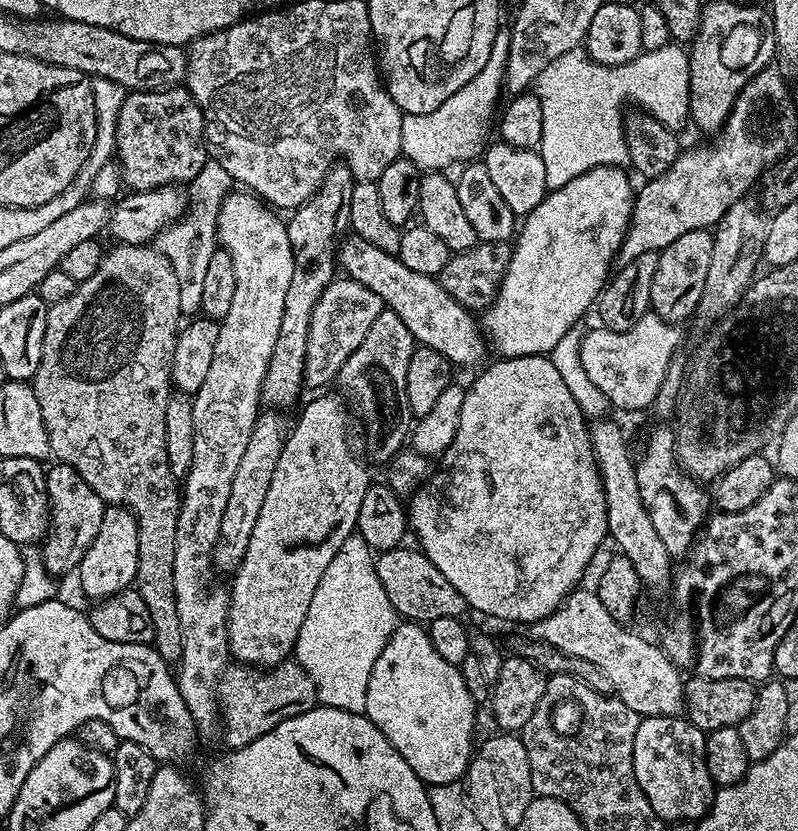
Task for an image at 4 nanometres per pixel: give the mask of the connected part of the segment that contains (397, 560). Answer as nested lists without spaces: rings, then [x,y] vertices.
[[[401,546],[389,552],[379,553],[375,557],[376,573],[382,582],[382,590],[386,590],[386,598],[390,598],[396,613],[408,622],[463,617],[463,612],[467,613],[469,607],[462,594],[458,594],[458,590],[454,590],[454,586],[446,582],[442,570],[438,570],[438,566],[430,562],[430,558],[426,558],[423,552],[415,547],[408,547]]]

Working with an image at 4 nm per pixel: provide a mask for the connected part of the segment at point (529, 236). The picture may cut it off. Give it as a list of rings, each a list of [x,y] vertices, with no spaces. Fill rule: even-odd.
[[[611,164],[610,166],[598,166],[597,168],[586,170],[586,174],[580,174],[578,178],[572,178],[566,186],[551,189],[548,195],[544,197],[544,200],[538,202],[538,206],[534,206],[534,210],[528,216],[523,217],[522,223],[515,233],[514,243],[511,245],[512,257],[510,258],[505,276],[501,280],[496,299],[482,312],[482,331],[486,337],[487,343],[491,345],[491,347],[493,344],[493,346],[500,351],[497,353],[499,353],[501,357],[542,356],[551,354],[554,350],[554,346],[558,346],[558,341],[562,339],[562,334],[566,334],[570,329],[577,327],[577,325],[581,323],[580,319],[587,314],[588,307],[590,307],[591,304],[593,307],[593,305],[599,301],[600,294],[604,290],[604,285],[607,284],[610,279],[610,273],[614,268],[614,261],[617,259],[622,242],[626,238],[626,230],[628,229],[630,218],[632,217],[634,184],[632,188],[632,184],[628,181],[628,176],[624,171],[625,169],[623,167],[615,164]]]

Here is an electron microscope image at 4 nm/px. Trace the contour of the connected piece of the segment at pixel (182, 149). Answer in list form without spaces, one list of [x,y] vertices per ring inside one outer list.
[[[177,86],[157,92],[129,91],[120,111],[115,159],[120,165],[125,185],[133,192],[176,186],[181,183],[179,180],[192,181],[210,159],[210,153],[206,147],[204,112],[196,105],[196,99],[190,95],[187,87]]]

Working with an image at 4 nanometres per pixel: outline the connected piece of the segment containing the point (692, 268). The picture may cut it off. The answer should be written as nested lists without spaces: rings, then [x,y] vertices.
[[[707,228],[690,230],[670,246],[659,249],[658,270],[654,270],[654,286],[650,286],[651,311],[679,325],[687,316],[697,315],[702,290],[706,290],[706,273],[710,270],[710,250],[714,250],[712,232]]]

